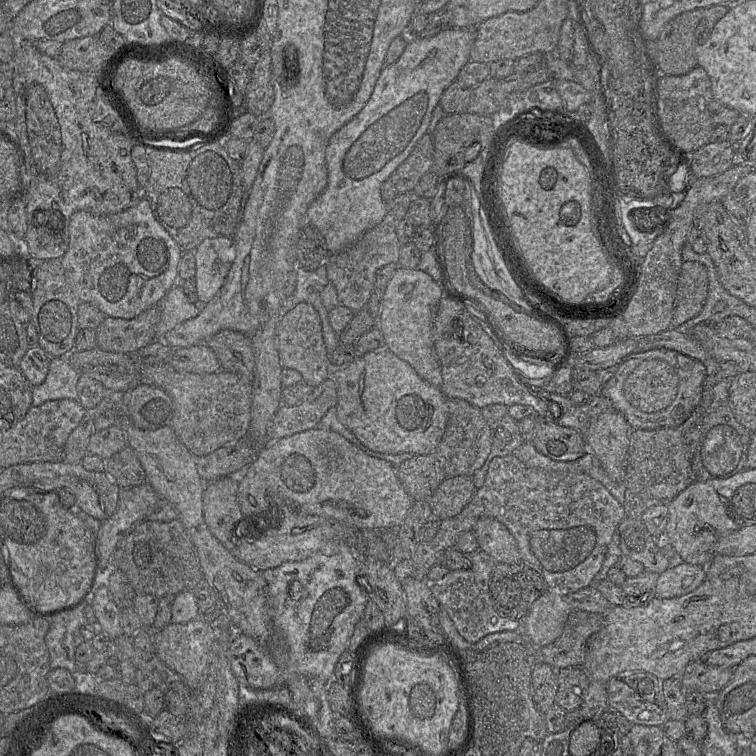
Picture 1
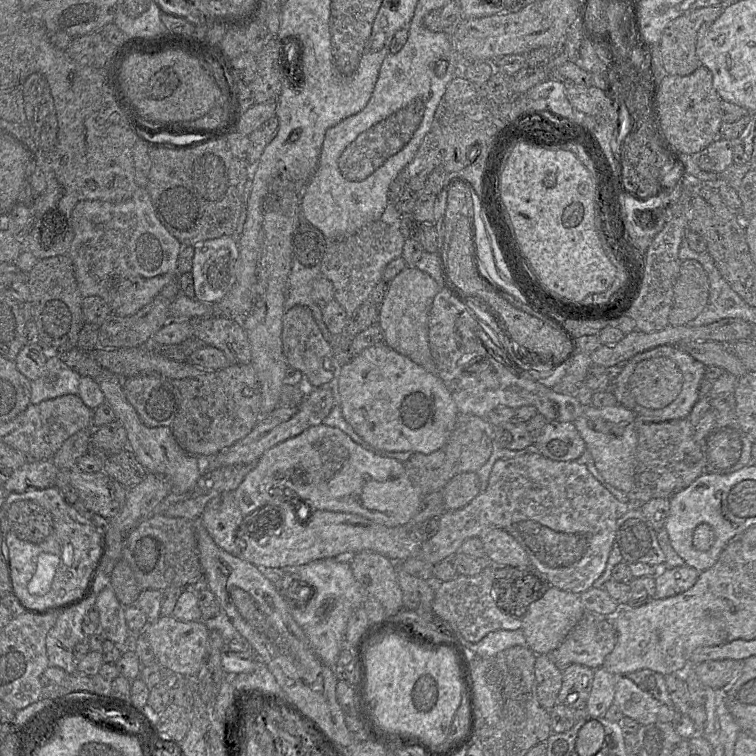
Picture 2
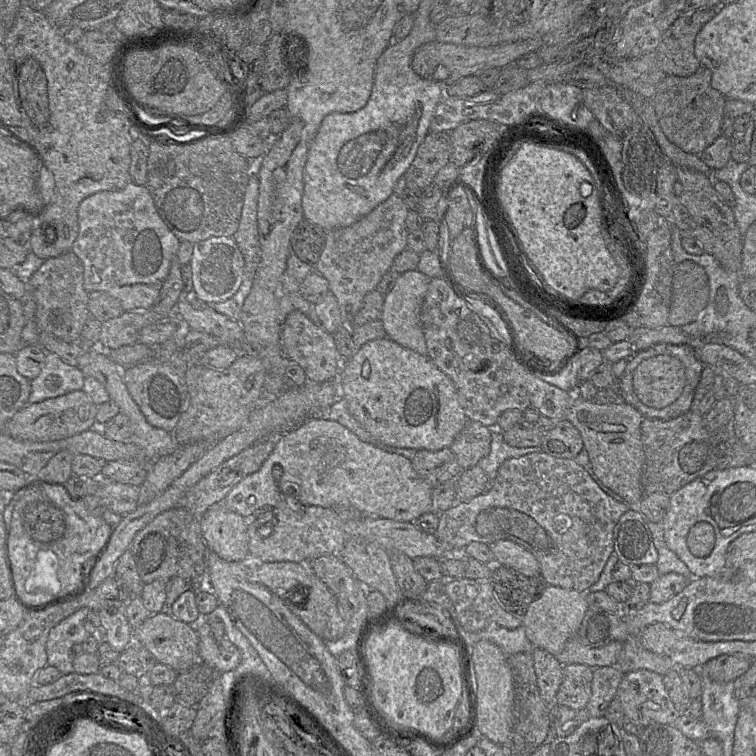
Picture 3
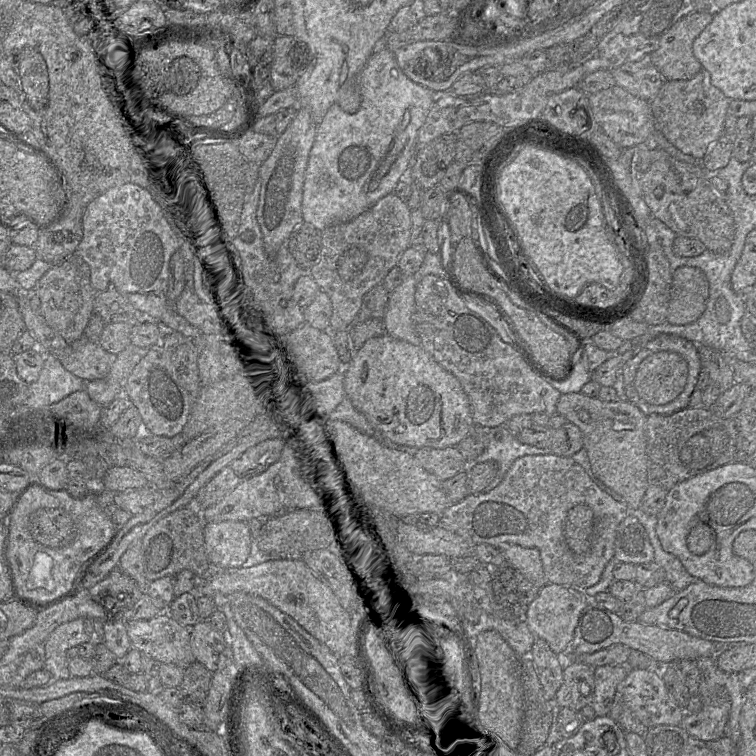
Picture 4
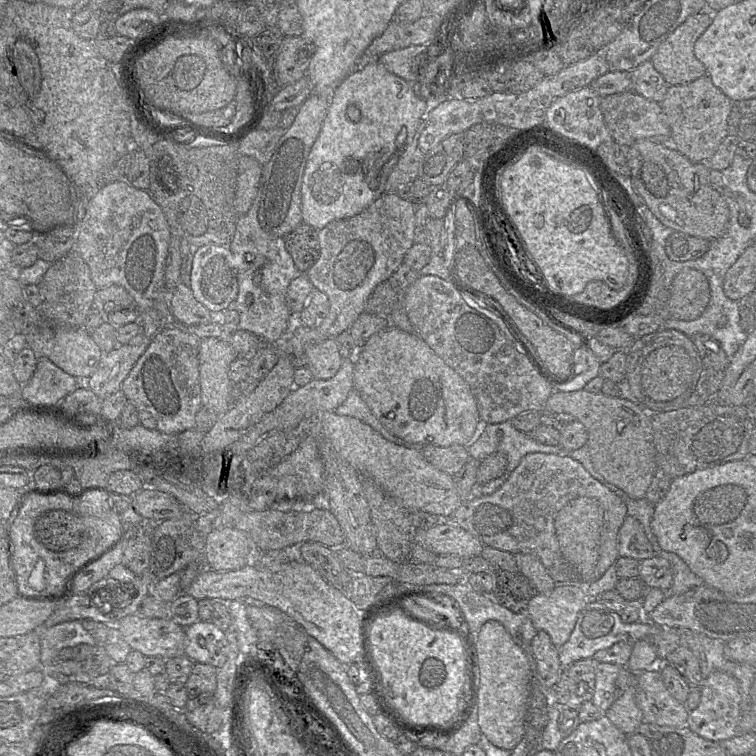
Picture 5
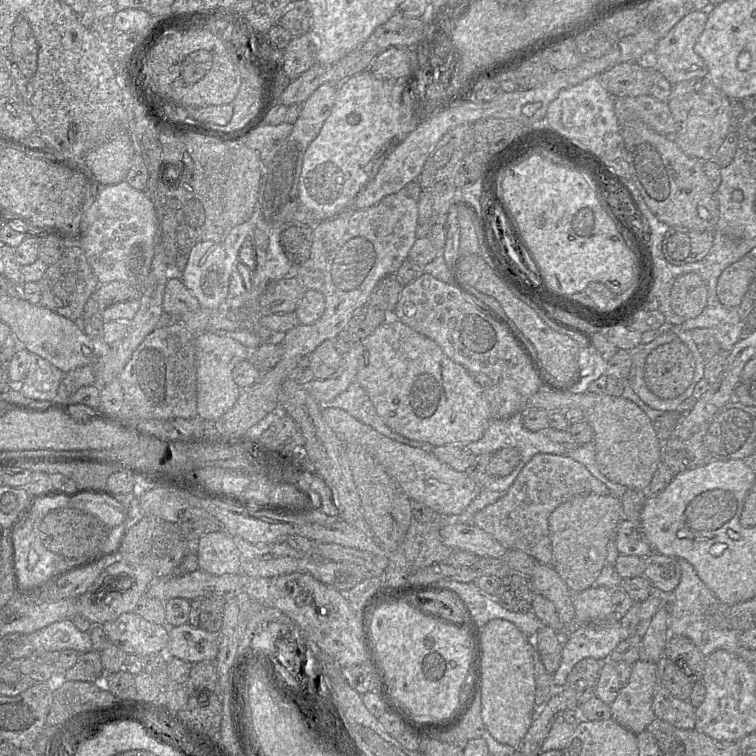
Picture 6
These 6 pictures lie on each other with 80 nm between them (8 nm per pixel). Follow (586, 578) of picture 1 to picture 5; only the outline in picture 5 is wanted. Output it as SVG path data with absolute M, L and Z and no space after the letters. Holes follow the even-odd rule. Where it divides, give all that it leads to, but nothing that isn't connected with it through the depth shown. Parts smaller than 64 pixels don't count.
M529 453L525 455L519 465L515 468L515 470L511 473L509 478L505 481L505 483L494 493L490 495L473 495L470 498L463 500L463 503L450 515L448 519L441 519L441 520L448 520L450 522L453 522L457 524L458 526L462 527L464 530L468 531L470 534L472 534L474 537L476 537L484 546L490 546L495 549L507 551L513 554L517 553L528 553L535 555L538 557L538 559L541 561L541 563L544 565L544 567L547 569L549 575L554 580L554 582L557 584L581 584L581 576L577 569L568 562L564 556L561 553L559 542L556 536L555 527L554 527L554 518L557 512L562 509L569 501L578 498L578 497L588 497L588 498L594 498L600 502L600 504L603 507L604 510L604 524L601 532L600 537L600 545L599 545L599 556L598 561L595 567L594 571L594 580L597 580L601 578L601 576L605 573L605 571L615 563L617 558L619 557L618 554L618 533L619 529L622 526L624 519L627 515L627 506L626 501L622 499L621 497L615 495L610 489L608 489L606 486L601 484L599 481L594 479L587 470L583 467L583 465L572 459L568 454L546 454L546 453Z

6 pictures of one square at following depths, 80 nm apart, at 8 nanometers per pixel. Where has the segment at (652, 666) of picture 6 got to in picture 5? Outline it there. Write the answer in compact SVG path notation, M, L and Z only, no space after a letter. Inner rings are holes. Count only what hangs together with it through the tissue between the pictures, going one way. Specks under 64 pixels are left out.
M636 675L635 683L629 686L623 694L605 712L606 717L624 734L638 733L643 722L643 715L636 703Z

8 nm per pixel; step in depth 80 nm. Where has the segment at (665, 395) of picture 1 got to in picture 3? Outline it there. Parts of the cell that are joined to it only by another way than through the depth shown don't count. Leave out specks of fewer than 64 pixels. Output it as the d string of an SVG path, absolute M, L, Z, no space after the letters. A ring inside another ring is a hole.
M660 354L643 360L633 373L635 395L646 406L663 409L681 395L686 384L682 362L675 356Z

